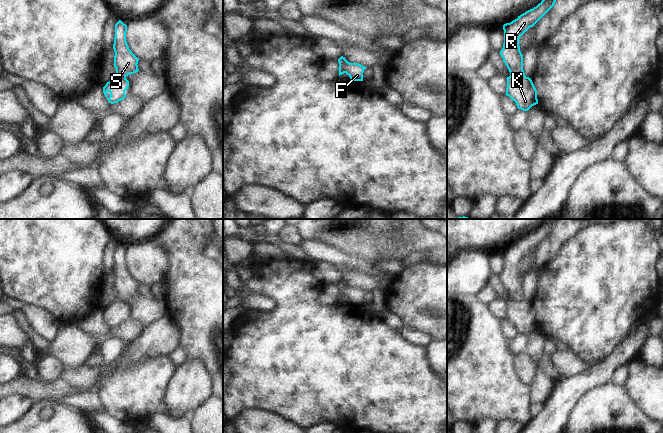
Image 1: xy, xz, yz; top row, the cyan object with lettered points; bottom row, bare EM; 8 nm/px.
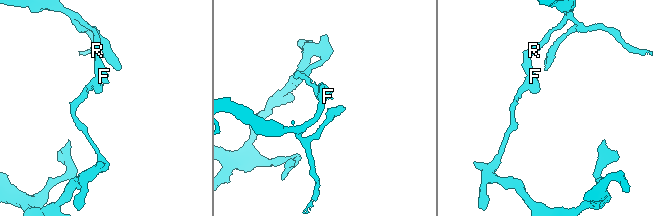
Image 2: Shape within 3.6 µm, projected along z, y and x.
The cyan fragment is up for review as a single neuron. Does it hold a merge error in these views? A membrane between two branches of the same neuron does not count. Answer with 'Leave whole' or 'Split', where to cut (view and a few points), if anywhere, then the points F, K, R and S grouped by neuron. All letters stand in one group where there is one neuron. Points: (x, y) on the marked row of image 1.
Split. Split along yz (511, 74), (524, 76). Groups: F R S / K

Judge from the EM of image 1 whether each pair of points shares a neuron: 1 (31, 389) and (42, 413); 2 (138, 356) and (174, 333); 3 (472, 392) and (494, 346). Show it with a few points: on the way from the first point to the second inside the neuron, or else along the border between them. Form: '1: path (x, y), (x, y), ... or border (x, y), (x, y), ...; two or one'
1: border (54, 400), (40, 400), (37, 402); two
2: path (147, 347), (165, 335); one
3: path (475, 381), (475, 370), (483, 357); one

